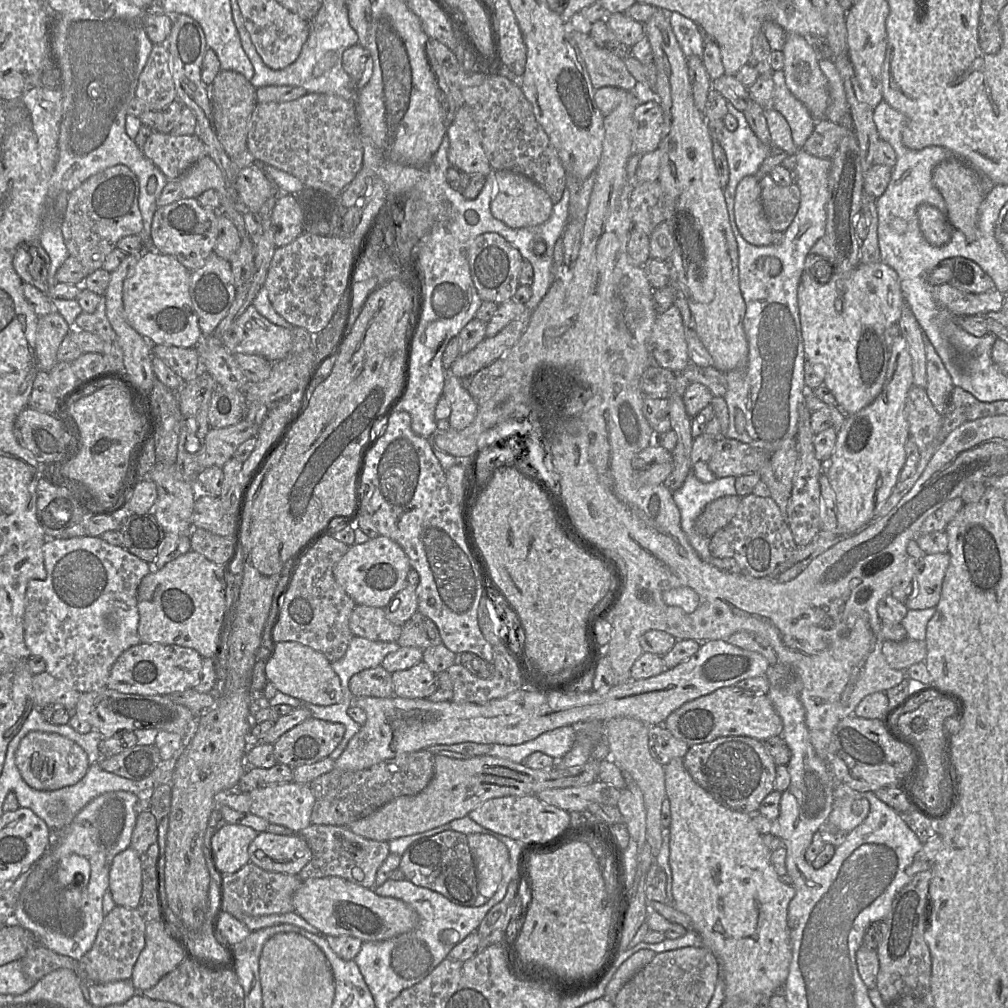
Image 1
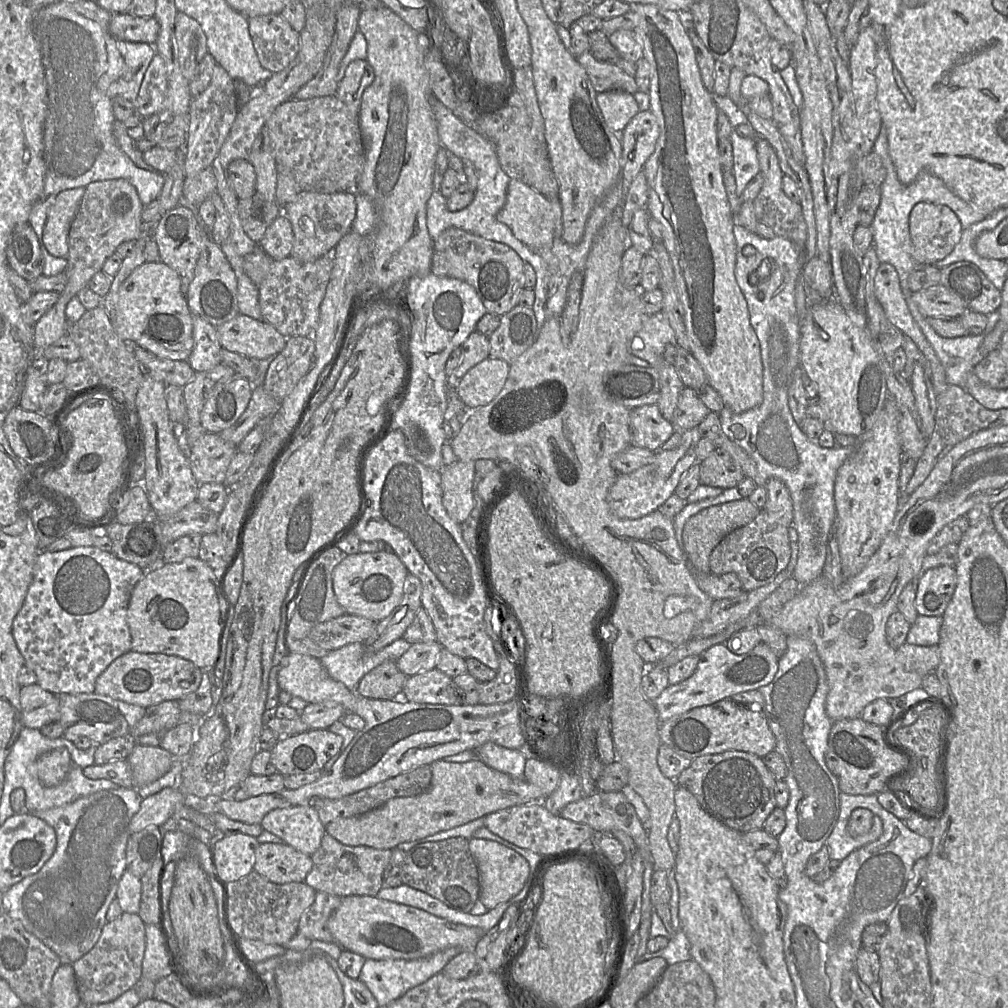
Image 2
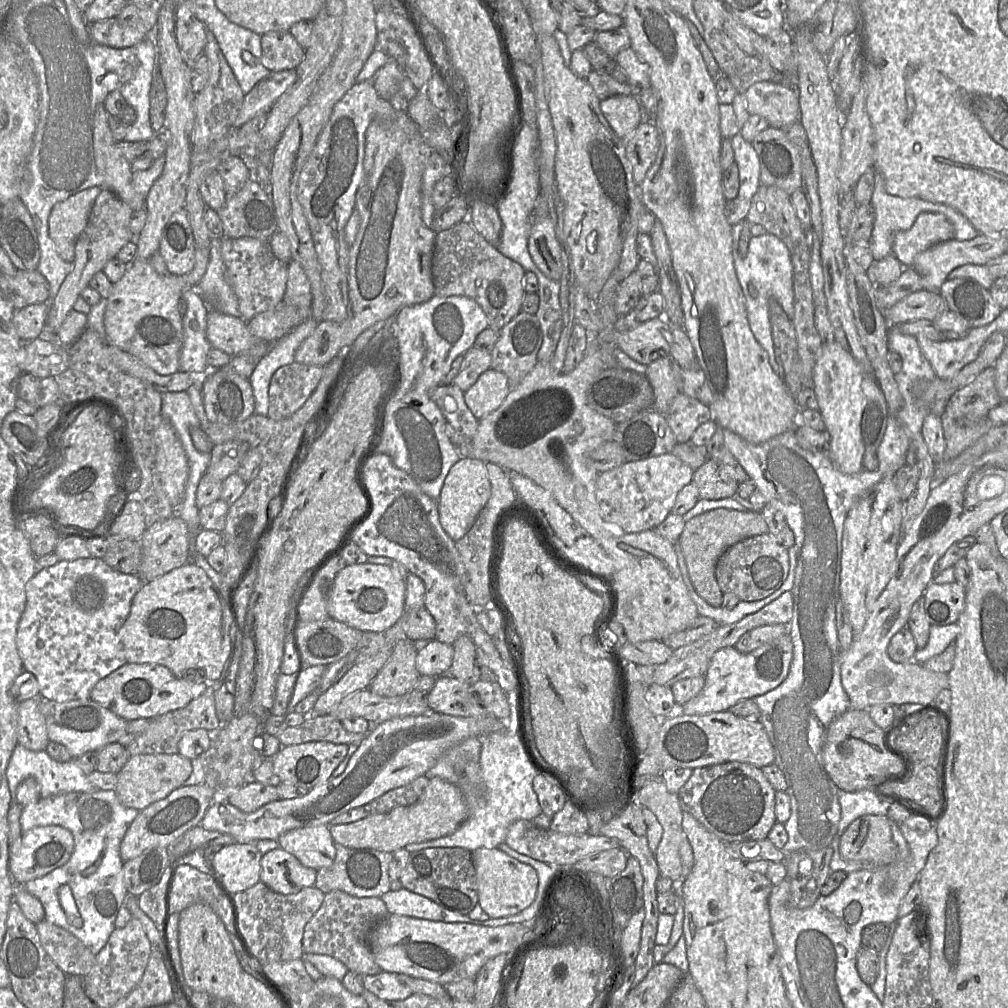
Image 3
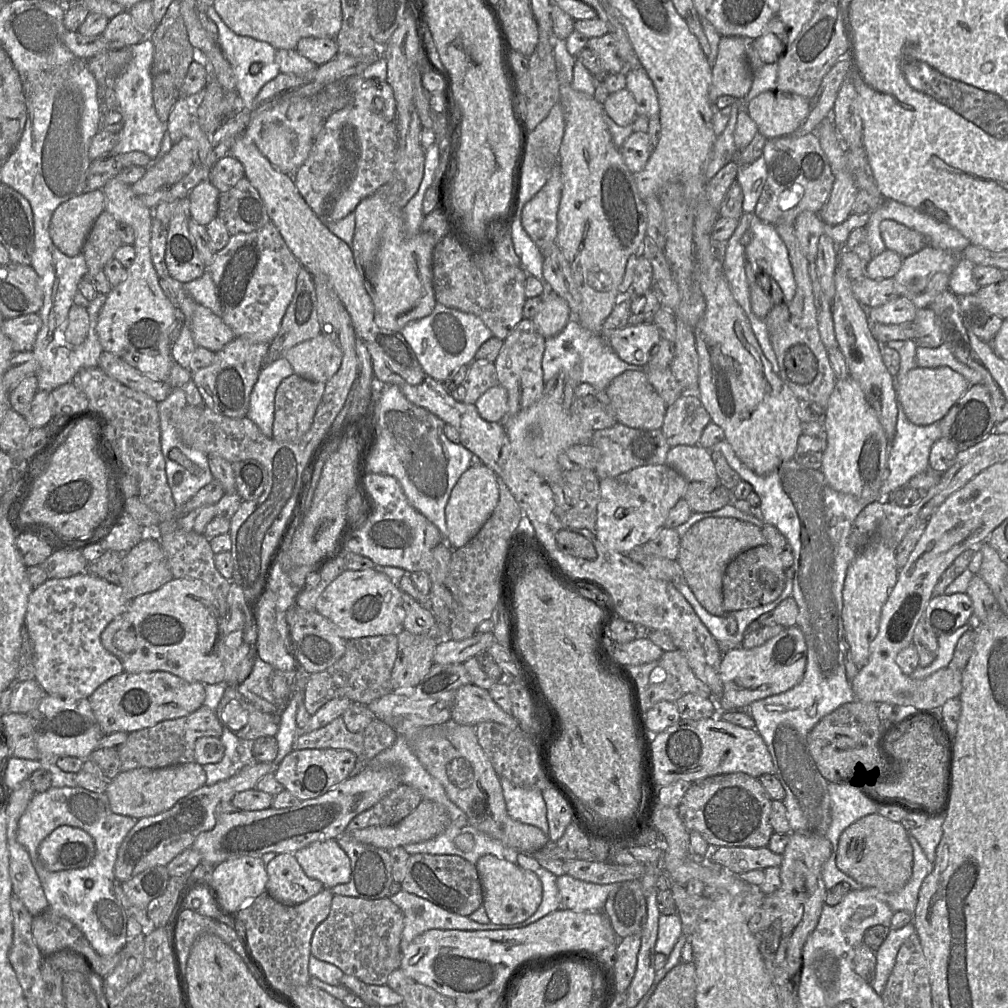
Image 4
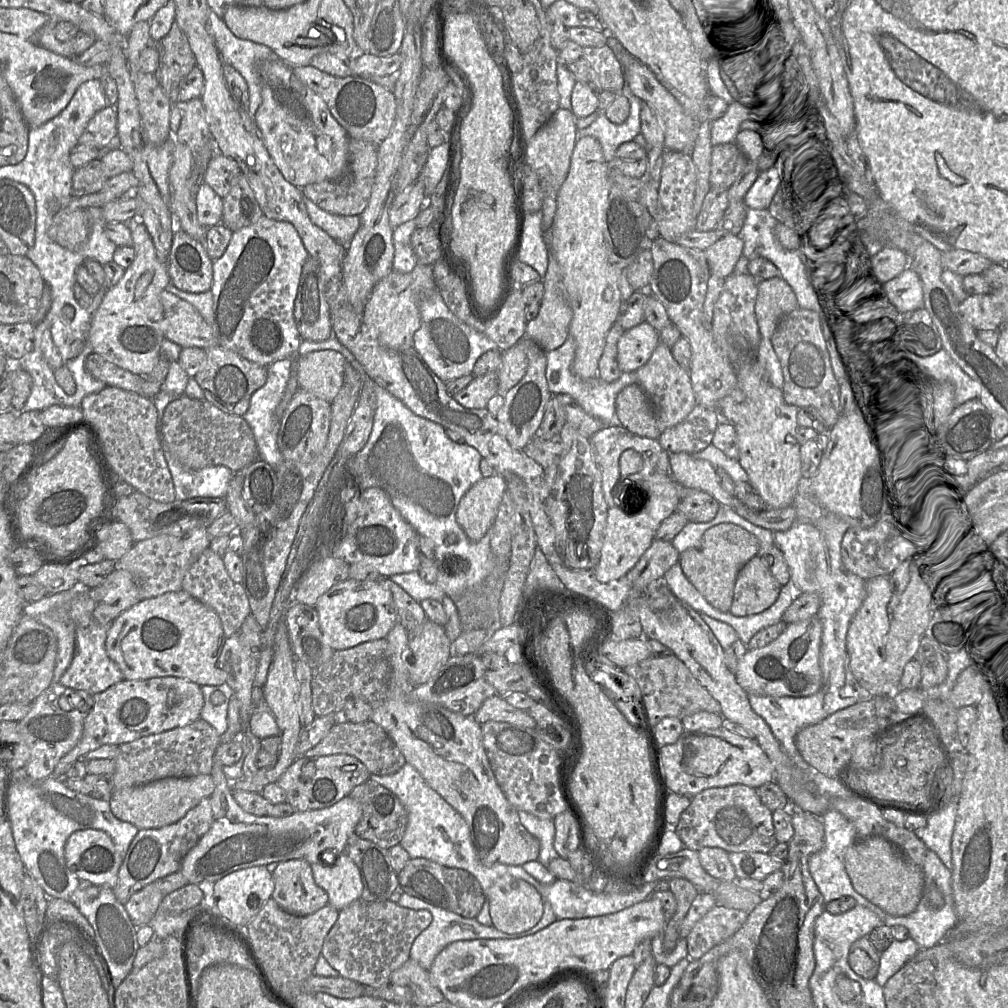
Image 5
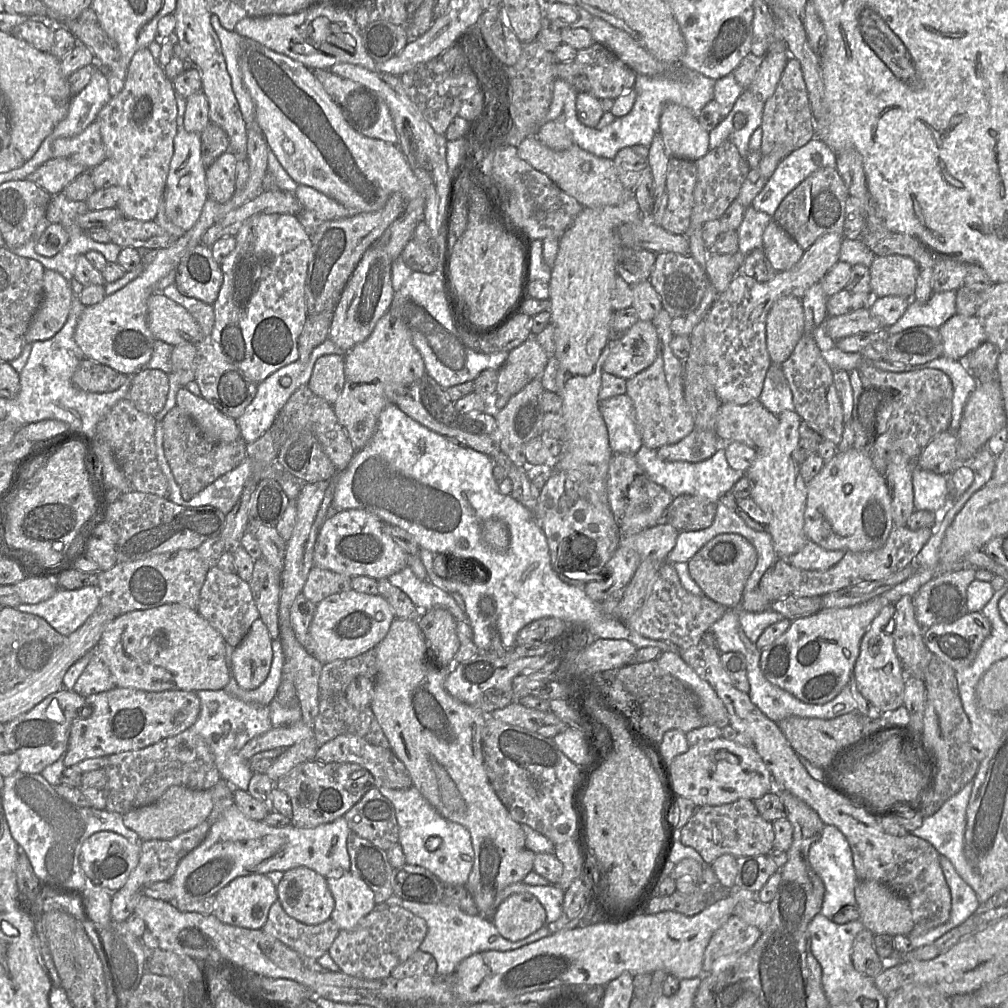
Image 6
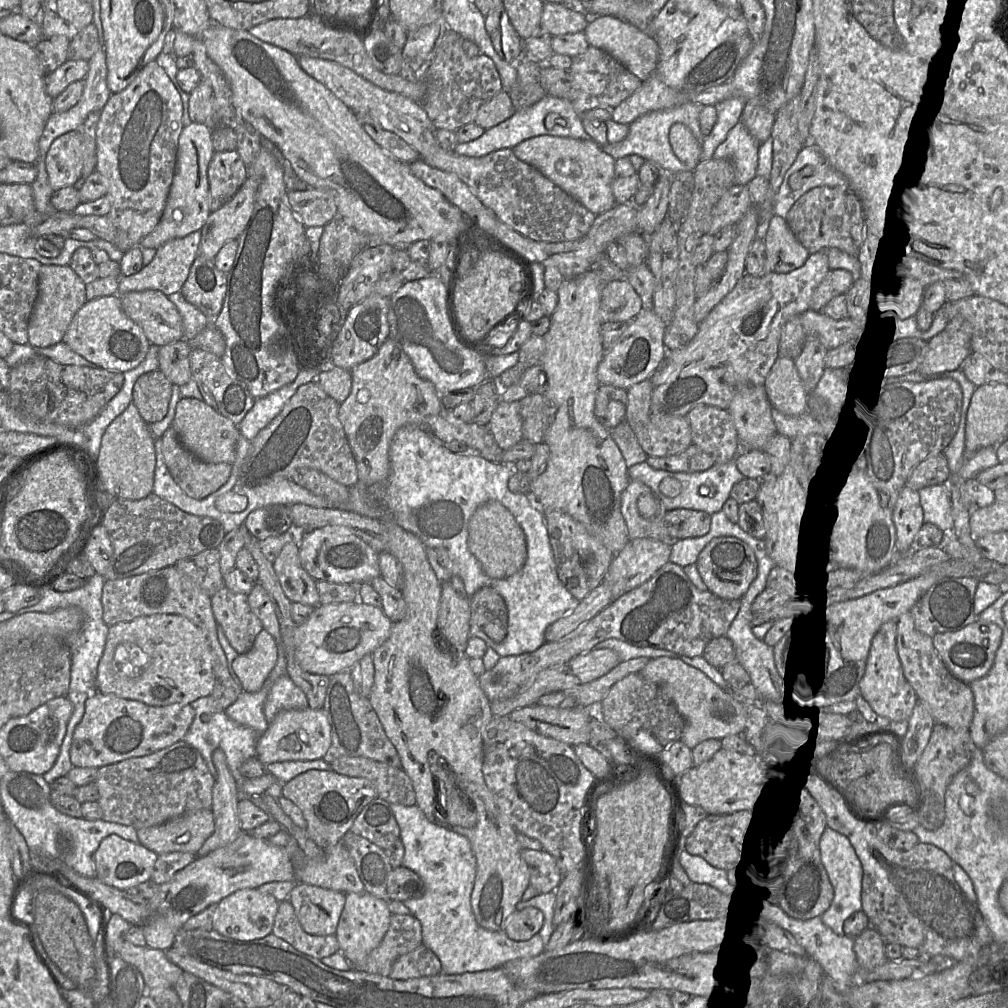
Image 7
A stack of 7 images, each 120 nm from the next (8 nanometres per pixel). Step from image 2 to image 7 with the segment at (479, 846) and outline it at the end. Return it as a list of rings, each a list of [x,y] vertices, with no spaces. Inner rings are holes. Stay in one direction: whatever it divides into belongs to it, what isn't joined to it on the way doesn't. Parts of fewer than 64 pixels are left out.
[[[535,907],[516,910],[508,918],[504,932],[514,941],[527,941],[537,934],[544,923],[544,914]]]

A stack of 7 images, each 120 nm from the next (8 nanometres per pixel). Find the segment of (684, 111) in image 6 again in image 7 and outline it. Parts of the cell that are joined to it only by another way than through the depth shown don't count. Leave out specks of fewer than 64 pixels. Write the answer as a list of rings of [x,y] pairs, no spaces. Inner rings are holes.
[[[674,123],[669,130],[669,142],[673,153],[693,171],[702,153],[702,143],[682,123]]]

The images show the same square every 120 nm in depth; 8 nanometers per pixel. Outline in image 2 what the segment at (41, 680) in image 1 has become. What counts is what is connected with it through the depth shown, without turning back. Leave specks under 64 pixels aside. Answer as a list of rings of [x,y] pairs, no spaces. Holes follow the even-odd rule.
[[[38,683],[21,687],[20,702],[23,727],[40,730],[48,723],[60,720],[60,705],[58,696],[44,690]]]

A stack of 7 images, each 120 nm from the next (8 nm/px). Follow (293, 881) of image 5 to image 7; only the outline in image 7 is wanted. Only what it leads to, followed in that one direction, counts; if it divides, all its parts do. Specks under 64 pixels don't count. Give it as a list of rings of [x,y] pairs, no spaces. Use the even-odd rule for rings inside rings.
[[[295,882],[288,901],[303,929],[313,935],[336,935],[345,904],[345,893]]]

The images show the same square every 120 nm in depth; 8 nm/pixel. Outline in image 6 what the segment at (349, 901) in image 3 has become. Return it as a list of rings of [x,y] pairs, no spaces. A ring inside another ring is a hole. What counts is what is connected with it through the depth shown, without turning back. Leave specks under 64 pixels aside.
[[[386,902],[376,904],[352,930],[341,930],[331,945],[328,954],[347,975],[377,980],[390,976],[392,970],[419,950],[427,934],[426,921],[401,906]]]

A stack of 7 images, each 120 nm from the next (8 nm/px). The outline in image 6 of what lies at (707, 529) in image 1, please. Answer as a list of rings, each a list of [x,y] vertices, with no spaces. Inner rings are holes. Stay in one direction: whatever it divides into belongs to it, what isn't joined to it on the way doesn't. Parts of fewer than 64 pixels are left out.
[[[722,533],[707,542],[687,564],[690,576],[705,596],[727,608],[739,608],[747,580],[757,564],[757,551],[743,536]]]

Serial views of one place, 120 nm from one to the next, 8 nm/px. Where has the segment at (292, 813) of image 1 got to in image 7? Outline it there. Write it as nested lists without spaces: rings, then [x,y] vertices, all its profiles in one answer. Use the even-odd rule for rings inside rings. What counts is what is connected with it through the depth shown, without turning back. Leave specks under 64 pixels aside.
[[[367,891],[345,893],[345,904],[336,931],[339,951],[352,964],[362,961],[383,940],[389,928],[391,915],[388,902]]]

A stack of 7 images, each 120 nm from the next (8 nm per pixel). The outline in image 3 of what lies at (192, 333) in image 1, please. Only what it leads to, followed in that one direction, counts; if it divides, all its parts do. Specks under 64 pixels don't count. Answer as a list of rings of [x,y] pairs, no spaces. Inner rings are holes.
[[[196,245],[193,269],[185,275],[166,277],[159,275],[149,260],[134,259],[122,278],[114,283],[106,299],[106,342],[137,357],[160,375],[177,372],[183,344],[181,296],[185,290],[195,288],[207,269],[209,259],[210,250]]]

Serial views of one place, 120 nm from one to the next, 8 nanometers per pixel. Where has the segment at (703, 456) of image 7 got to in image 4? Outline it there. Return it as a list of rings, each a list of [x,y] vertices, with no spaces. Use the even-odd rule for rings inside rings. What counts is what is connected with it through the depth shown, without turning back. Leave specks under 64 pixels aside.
[[[684,393],[673,404],[667,406],[660,428],[670,447],[694,446],[711,417],[696,393]]]

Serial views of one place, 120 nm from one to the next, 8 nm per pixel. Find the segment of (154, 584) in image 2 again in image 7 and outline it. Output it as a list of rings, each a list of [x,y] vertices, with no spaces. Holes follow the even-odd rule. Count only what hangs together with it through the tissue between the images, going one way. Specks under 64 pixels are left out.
[[[176,614],[140,616],[109,627],[97,668],[96,689],[103,694],[143,702],[149,706],[191,704],[212,694],[215,685],[212,650],[204,632],[188,618]]]

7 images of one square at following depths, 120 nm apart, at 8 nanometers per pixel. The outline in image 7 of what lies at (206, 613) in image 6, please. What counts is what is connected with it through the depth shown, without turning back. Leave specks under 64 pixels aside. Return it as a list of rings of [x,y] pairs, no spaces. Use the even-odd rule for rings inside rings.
[[[223,586],[211,596],[211,606],[217,624],[231,646],[239,653],[248,652],[263,625],[252,612],[248,595],[236,593]]]

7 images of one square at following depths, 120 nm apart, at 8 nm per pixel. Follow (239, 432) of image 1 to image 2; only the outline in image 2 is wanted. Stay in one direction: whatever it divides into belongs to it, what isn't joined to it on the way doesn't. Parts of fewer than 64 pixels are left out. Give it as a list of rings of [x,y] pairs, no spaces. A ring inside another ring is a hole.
[[[204,432],[191,446],[189,462],[198,485],[223,483],[238,446],[226,442],[218,433]]]

